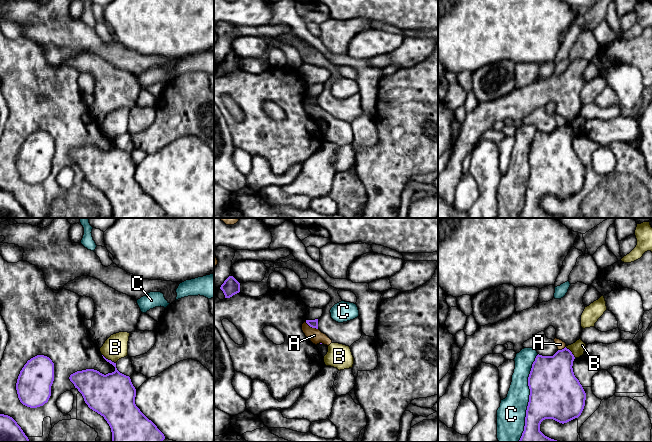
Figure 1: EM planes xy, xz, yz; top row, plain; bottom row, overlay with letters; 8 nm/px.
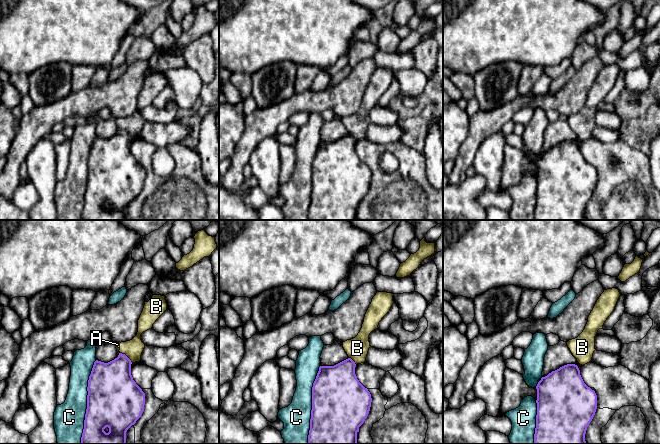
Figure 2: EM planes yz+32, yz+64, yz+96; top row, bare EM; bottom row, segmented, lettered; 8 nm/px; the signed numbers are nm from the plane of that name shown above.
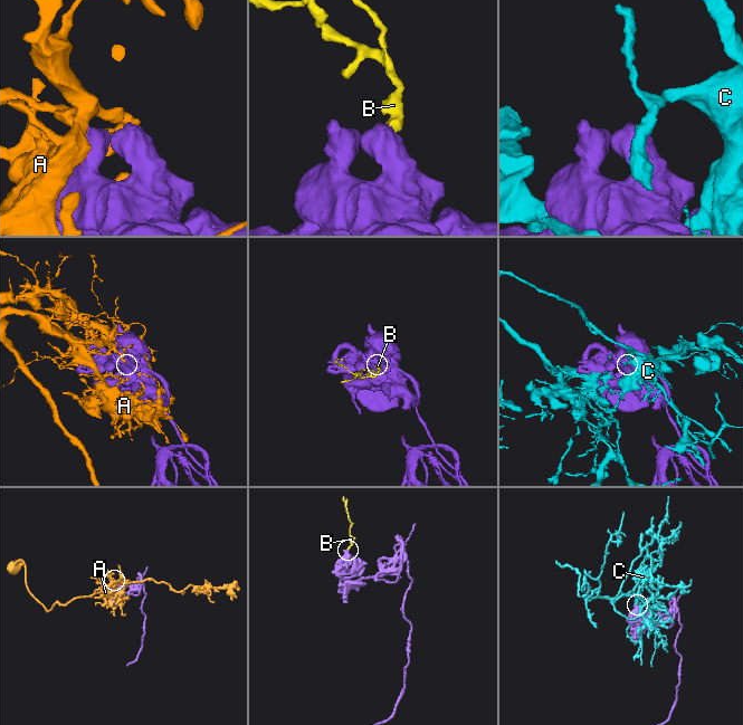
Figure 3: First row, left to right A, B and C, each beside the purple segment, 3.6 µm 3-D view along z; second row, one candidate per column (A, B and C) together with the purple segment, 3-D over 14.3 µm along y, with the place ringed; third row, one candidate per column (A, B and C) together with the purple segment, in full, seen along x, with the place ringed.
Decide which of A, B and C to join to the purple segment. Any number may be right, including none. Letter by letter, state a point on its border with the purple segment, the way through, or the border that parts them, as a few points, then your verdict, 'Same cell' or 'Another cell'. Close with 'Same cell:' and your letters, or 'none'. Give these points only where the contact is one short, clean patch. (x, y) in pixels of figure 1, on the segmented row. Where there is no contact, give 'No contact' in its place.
A: Touches purple at xz (311, 326). Another cell
B: Touches purple at xy (109, 360). Boundary: xy (102, 354), (115, 363). Another cell
C: Touches purple at yz (529, 398). Another cell
Same cell: none

